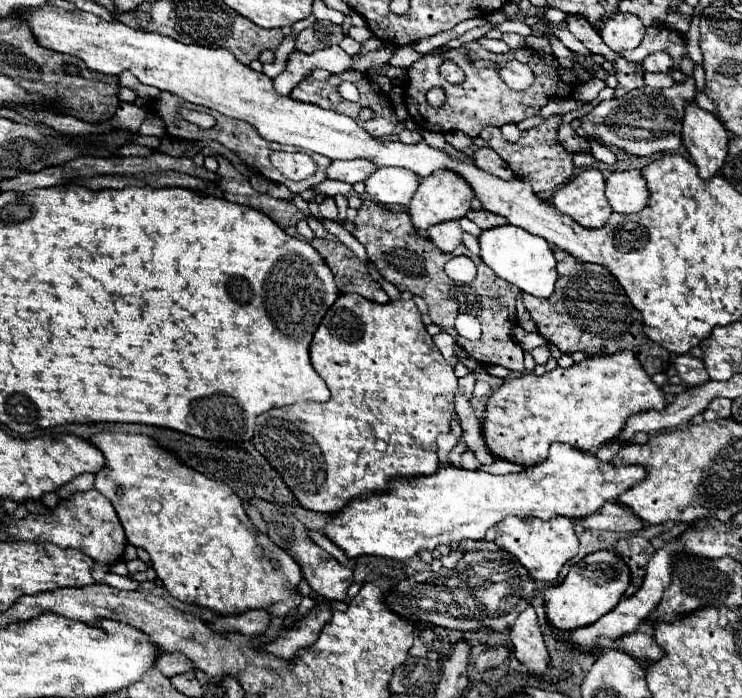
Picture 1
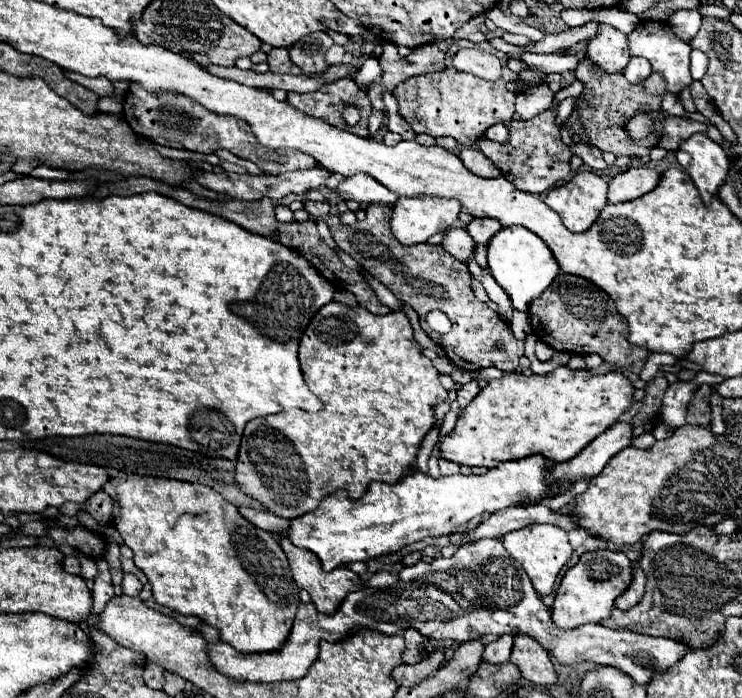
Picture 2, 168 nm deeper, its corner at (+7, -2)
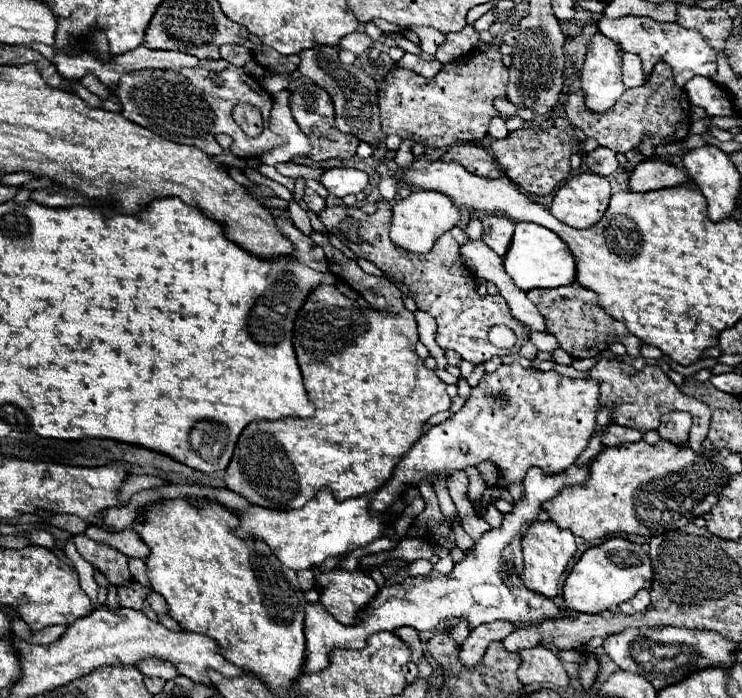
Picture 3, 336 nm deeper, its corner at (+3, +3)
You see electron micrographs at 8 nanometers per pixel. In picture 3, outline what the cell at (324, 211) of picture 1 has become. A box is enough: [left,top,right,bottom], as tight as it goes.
[303,189,325,213]

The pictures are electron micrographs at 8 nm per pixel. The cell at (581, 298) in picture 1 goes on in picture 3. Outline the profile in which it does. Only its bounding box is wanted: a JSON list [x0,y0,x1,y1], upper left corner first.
[527,281,643,359]

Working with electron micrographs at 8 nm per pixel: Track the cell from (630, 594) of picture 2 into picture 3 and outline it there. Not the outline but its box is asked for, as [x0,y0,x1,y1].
[619,589,649,615]

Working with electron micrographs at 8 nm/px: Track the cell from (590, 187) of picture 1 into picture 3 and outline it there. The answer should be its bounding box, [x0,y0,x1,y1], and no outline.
[551,173,611,229]

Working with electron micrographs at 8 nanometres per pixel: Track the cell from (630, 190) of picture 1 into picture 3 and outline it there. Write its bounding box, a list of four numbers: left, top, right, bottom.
[627,159,687,191]

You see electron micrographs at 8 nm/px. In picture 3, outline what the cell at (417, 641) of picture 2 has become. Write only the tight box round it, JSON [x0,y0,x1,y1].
[395,627,423,661]

